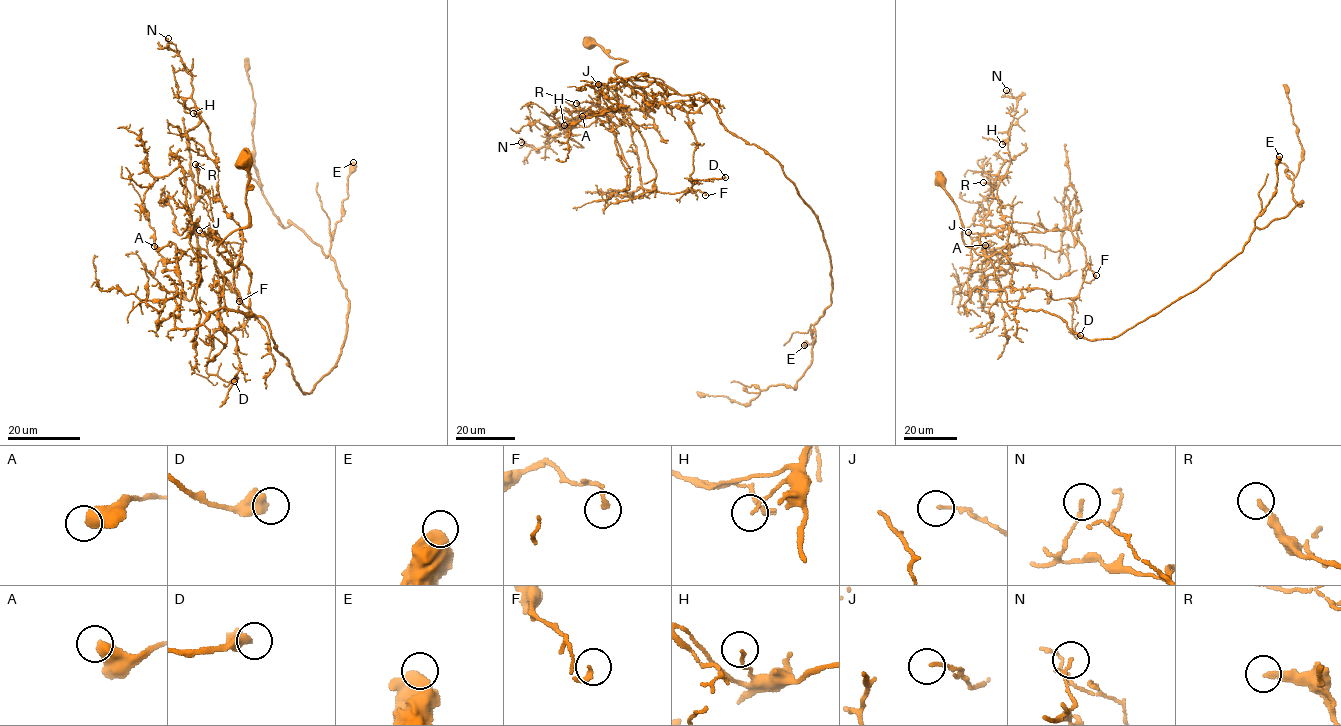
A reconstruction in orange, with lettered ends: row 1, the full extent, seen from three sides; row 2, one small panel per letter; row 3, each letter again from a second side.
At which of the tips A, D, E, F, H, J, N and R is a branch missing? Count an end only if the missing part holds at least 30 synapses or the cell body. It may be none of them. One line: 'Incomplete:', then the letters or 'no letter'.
Incomplete: no letter

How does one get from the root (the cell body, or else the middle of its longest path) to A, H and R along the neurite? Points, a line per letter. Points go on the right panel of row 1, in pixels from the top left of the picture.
A: (941, 179), (963, 242), (985, 257), (982, 285), (959, 305), (963, 284), (985, 270), (990, 240), (985, 245)
H: (941, 179), (963, 242), (991, 256), (1008, 242), (997, 195), (1010, 163), (1008, 144), (1002, 144)
R: (941, 179), (958, 212), (963, 242), (976, 253), (991, 256), (1006, 245), (1009, 226), (1002, 205), (983, 182)

